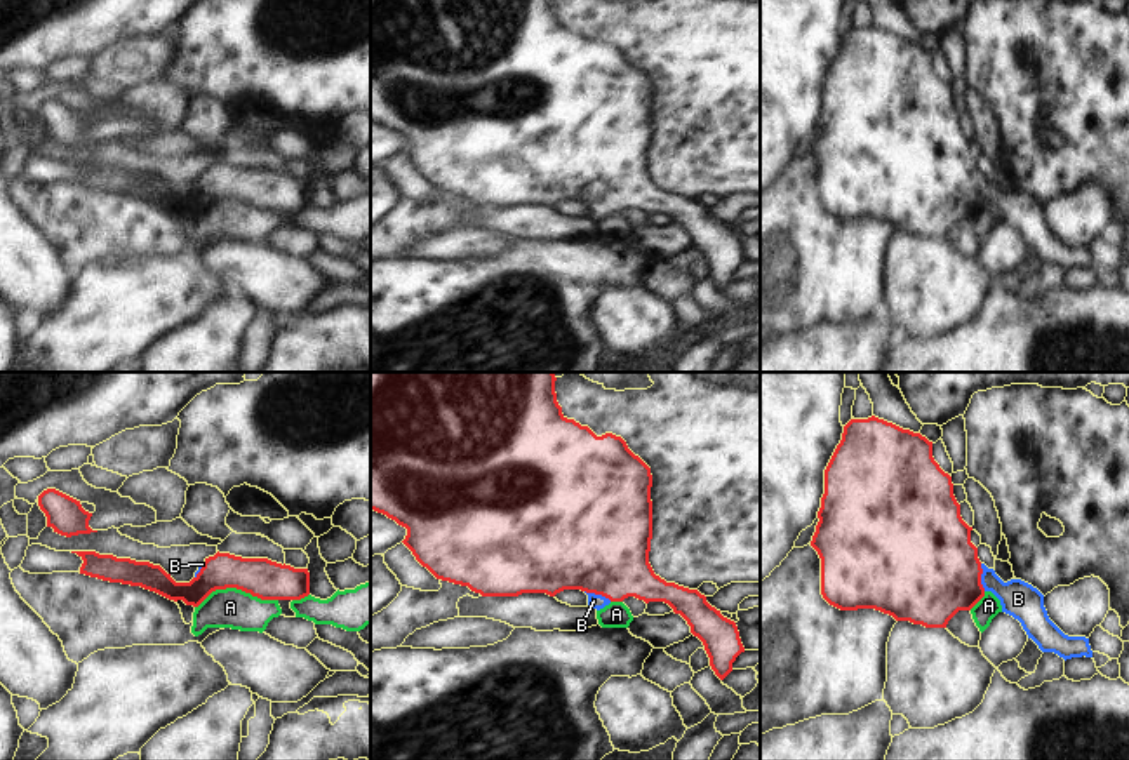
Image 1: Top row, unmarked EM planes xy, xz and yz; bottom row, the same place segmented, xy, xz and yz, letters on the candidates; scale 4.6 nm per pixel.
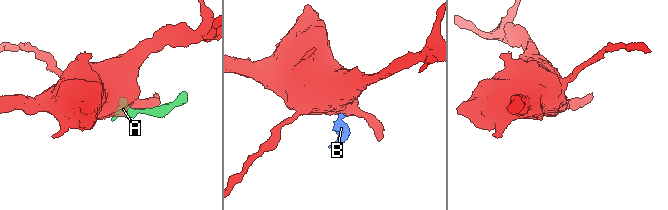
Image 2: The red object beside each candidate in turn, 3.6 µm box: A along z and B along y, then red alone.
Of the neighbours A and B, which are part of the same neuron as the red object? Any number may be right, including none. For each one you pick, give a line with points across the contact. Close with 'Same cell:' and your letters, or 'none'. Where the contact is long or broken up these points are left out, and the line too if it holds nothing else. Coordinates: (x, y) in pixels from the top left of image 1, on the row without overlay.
B: runs through yz (928, 180), (980, 188), (1018, 209)
Same cell: B

